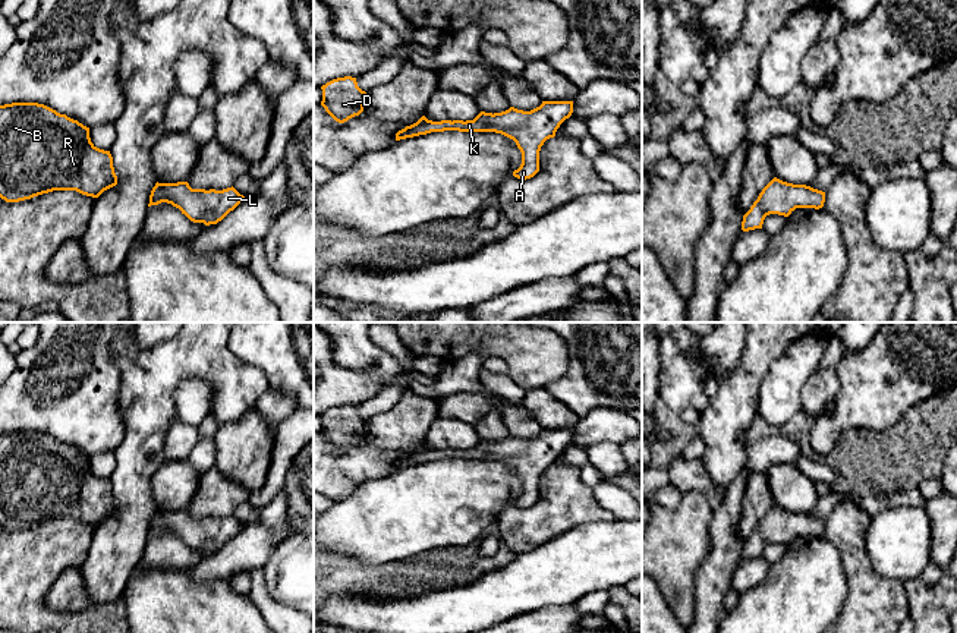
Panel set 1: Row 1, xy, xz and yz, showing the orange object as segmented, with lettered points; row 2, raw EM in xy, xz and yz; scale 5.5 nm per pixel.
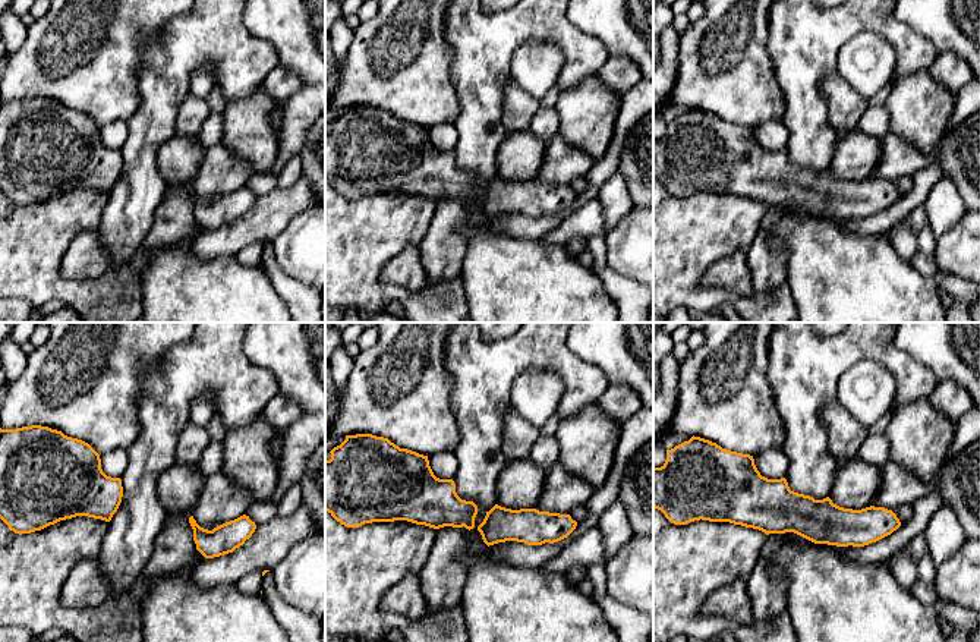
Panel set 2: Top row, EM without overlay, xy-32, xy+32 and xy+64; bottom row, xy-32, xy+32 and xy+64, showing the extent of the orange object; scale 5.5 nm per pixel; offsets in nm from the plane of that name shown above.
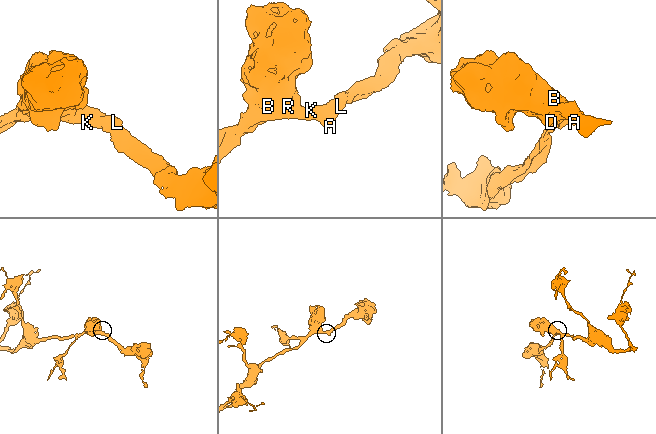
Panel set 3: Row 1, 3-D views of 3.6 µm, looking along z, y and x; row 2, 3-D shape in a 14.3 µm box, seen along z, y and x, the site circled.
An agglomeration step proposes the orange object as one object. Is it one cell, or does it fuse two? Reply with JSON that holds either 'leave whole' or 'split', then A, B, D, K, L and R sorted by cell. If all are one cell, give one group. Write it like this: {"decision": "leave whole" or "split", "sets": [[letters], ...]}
{"decision": "leave whole", "sets": [["A", "B", "D", "K", "L", "R"]]}

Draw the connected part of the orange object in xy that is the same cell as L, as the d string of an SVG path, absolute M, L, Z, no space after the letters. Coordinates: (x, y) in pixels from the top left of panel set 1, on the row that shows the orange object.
M157 182L151 190L148 207L167 202L179 208L191 221L210 226L221 221L243 198L233 186L223 190L205 190L192 189L188 182Z

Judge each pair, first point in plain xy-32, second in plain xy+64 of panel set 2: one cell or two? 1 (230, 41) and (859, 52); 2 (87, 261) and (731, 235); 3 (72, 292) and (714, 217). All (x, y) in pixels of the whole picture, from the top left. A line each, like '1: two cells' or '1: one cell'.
1: two cells
2: two cells
3: one cell

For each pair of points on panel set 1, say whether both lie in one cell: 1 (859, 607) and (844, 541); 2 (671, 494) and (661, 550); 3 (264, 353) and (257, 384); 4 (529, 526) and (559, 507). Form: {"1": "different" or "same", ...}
{"1": "same", "2": "different", "3": "different", "4": "same"}

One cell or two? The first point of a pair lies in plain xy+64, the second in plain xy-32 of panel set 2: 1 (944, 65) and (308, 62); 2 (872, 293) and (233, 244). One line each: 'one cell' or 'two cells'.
1: two cells
2: two cells

